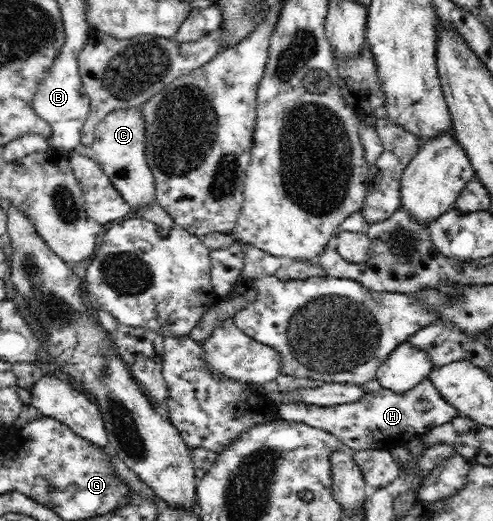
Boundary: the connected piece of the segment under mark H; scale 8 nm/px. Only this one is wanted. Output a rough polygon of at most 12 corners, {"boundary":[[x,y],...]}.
{"boundary":[[429,378],[320,407],[277,402],[281,420],[354,452],[395,449],[458,417]]}

